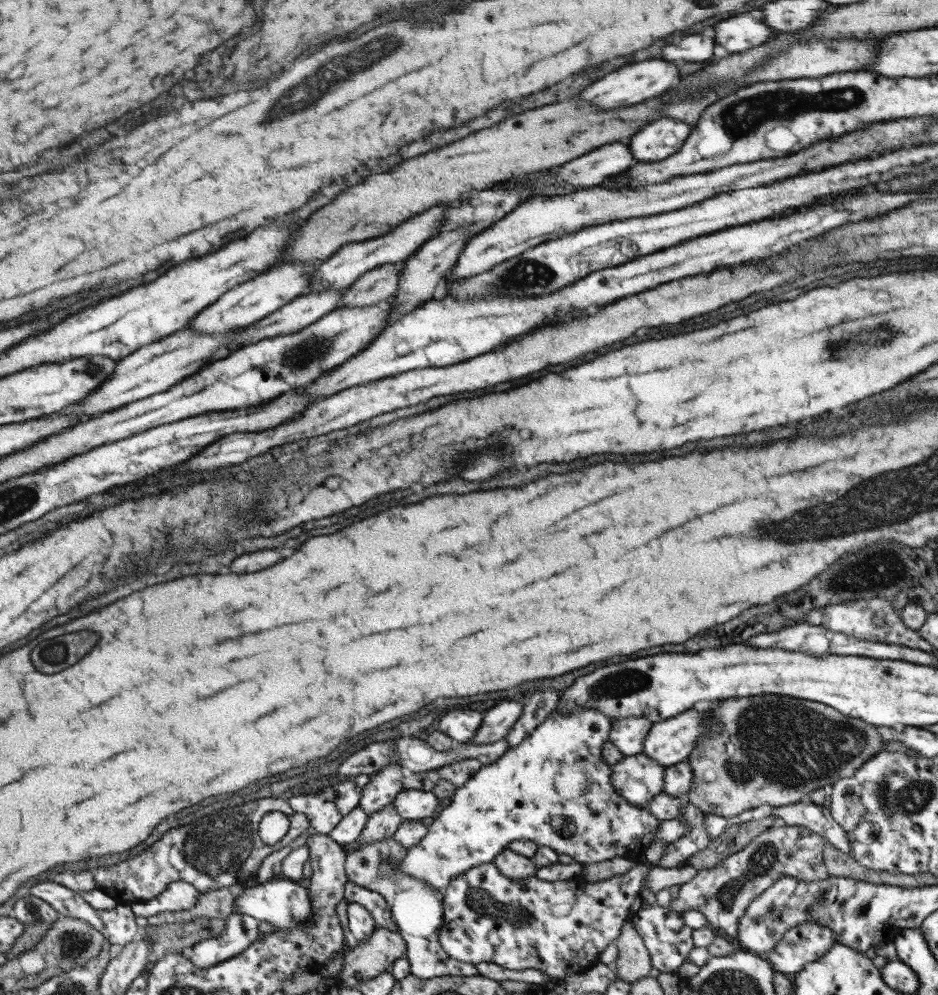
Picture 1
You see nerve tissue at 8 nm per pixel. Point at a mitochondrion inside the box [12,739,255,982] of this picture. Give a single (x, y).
(72, 944)

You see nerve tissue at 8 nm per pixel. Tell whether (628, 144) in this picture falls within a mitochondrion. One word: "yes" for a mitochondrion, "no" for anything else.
no

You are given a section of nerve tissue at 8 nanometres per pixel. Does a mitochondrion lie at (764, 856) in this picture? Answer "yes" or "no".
yes

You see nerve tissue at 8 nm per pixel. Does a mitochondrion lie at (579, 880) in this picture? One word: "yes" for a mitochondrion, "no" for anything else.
no

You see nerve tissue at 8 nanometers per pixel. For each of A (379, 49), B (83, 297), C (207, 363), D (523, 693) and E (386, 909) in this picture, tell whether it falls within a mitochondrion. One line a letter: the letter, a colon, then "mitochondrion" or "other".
A: mitochondrion
B: other
C: other
D: other
E: other

